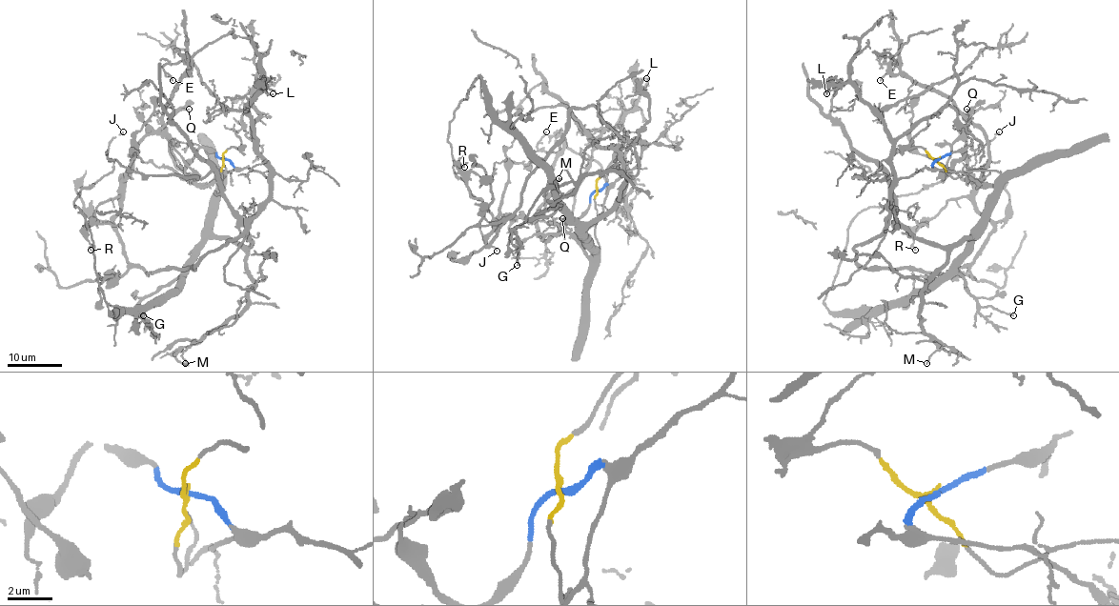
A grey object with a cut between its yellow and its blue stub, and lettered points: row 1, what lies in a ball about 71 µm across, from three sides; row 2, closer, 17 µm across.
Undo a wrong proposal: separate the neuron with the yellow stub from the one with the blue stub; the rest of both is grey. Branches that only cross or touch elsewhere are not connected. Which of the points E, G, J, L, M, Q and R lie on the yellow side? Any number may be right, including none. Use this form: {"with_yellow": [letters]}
{"with_yellow": ["E", "G", "J", "M"]}

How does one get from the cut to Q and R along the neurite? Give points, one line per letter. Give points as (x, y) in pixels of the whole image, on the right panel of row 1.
Q: (938, 157), (892, 190), (889, 224), (854, 247), (864, 267), (972, 262), (993, 225), (966, 166), (966, 109)
R: (938, 157), (893, 187), (889, 224), (857, 262), (953, 273), (993, 225), (950, 198), (915, 250)

